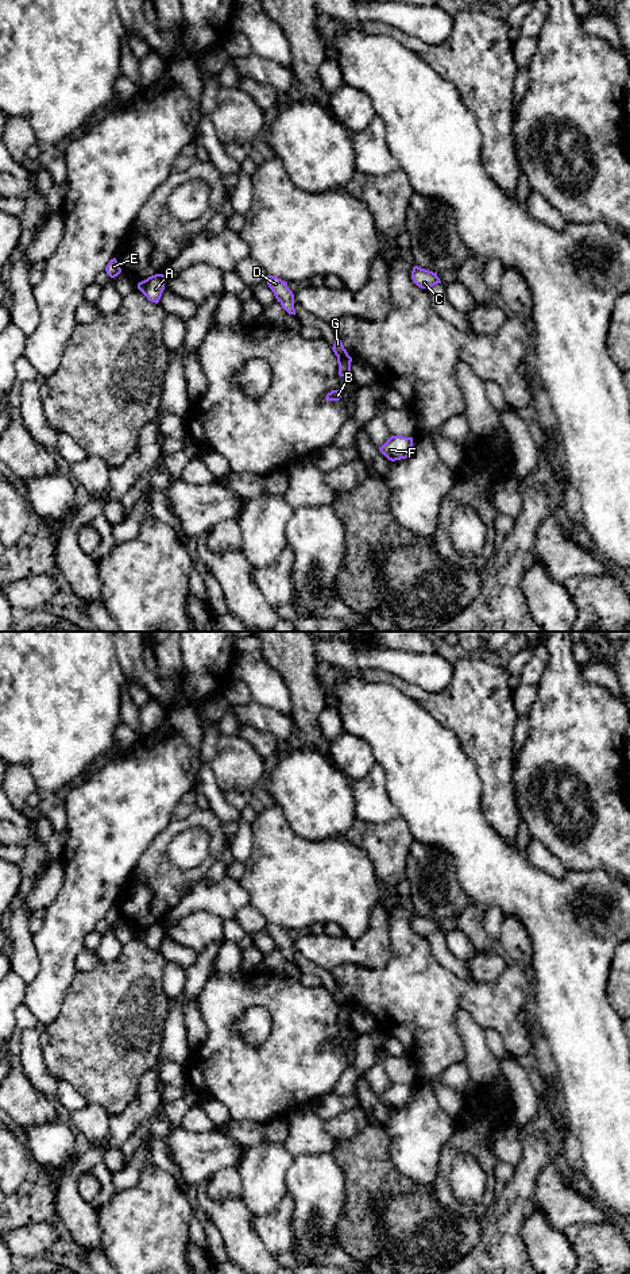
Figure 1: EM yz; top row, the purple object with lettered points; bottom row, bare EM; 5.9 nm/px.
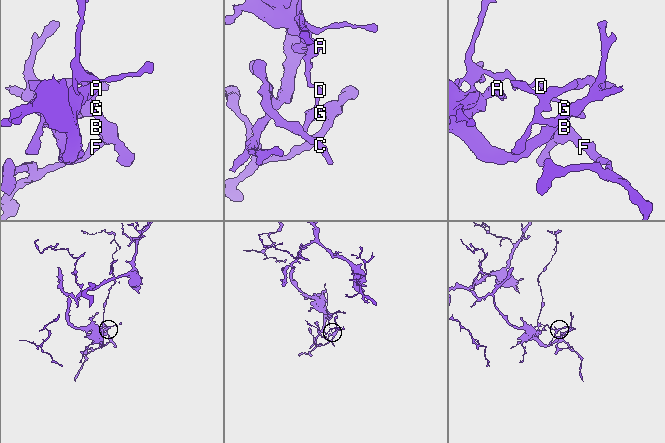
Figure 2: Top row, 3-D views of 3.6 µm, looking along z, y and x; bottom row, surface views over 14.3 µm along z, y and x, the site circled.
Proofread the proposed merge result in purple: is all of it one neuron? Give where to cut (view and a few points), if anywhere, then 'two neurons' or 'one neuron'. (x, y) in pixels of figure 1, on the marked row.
cut yz (348, 355), (337, 359); two neurons

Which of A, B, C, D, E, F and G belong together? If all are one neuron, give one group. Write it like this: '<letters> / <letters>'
A C D E G / B F

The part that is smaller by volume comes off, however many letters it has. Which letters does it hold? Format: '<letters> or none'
B, F

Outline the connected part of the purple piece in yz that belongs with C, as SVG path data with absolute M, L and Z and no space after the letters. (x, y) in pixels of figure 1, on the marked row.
M418 266L413 267L411 279L421 289L428 289L437 283L441 283L440 278L437 277L437 273L421 269Z

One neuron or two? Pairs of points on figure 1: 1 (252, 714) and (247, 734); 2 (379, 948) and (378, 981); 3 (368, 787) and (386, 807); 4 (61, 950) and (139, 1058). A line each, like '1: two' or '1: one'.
1: two
2: two
3: one
4: two

